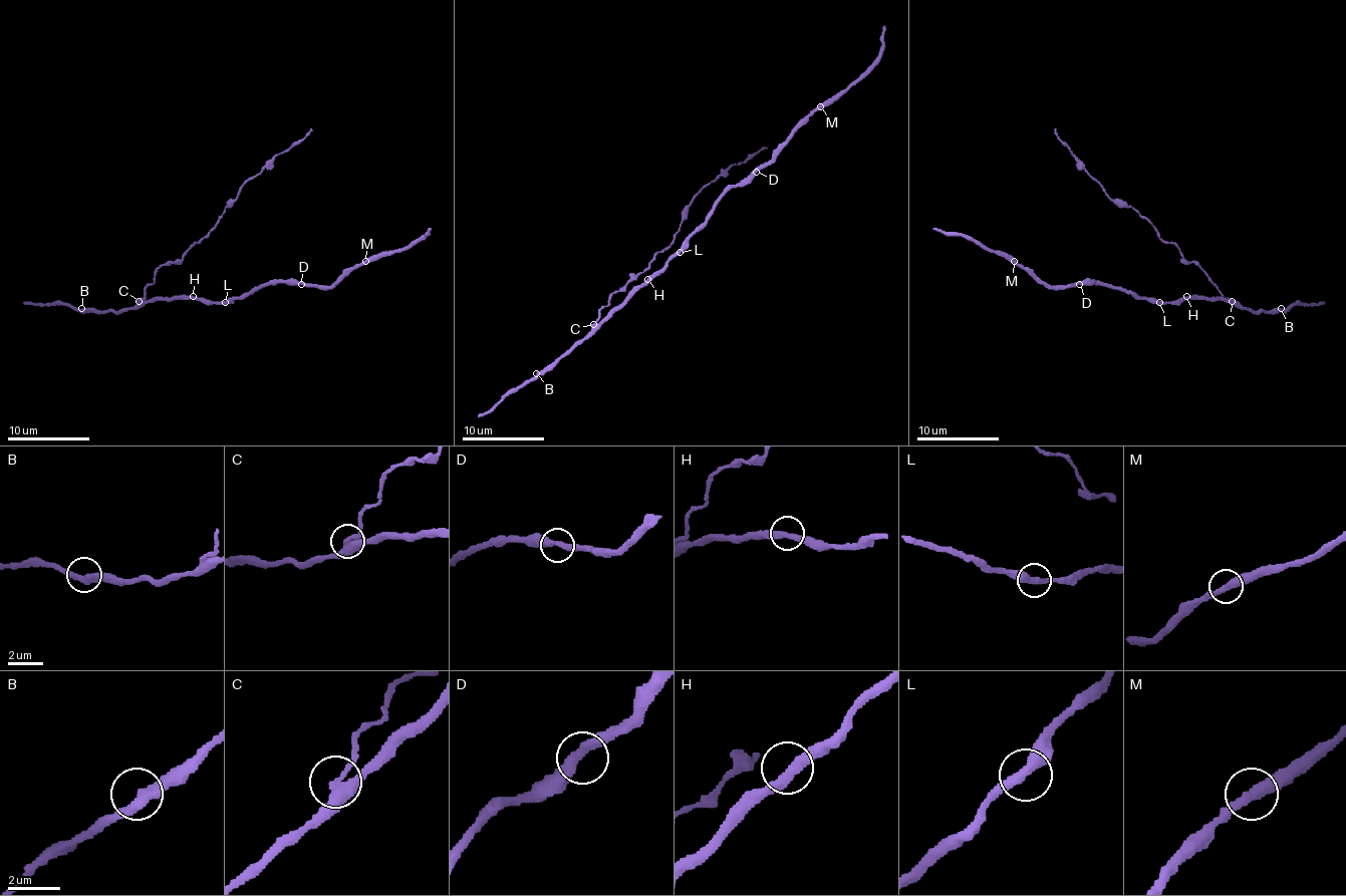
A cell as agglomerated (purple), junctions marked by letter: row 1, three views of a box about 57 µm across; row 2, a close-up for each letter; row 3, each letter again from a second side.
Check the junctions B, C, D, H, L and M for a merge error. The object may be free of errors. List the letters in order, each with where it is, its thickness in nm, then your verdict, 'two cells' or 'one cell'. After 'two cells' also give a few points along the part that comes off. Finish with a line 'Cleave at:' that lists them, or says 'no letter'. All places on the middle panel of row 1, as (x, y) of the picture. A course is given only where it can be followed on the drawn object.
B: at (536, 373); 400 nm thick; one cell
C: at (593, 324); 360 nm thick; two cells; foreign part runs (594, 324), (608, 299), (671, 242), (693, 199), (732, 164), (746, 162), (766, 147)
D: at (756, 172); 360 nm thick; one cell
H: at (647, 279); 360 nm thick; one cell
L: at (680, 252); 360 nm thick; one cell
M: at (820, 106); 360 nm thick; one cell
Cleave at: C

